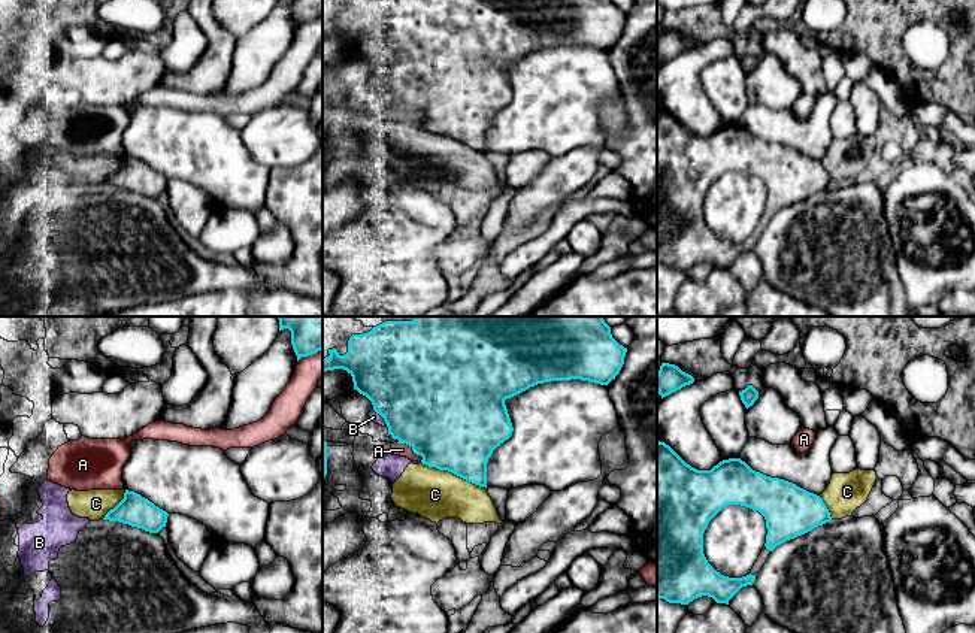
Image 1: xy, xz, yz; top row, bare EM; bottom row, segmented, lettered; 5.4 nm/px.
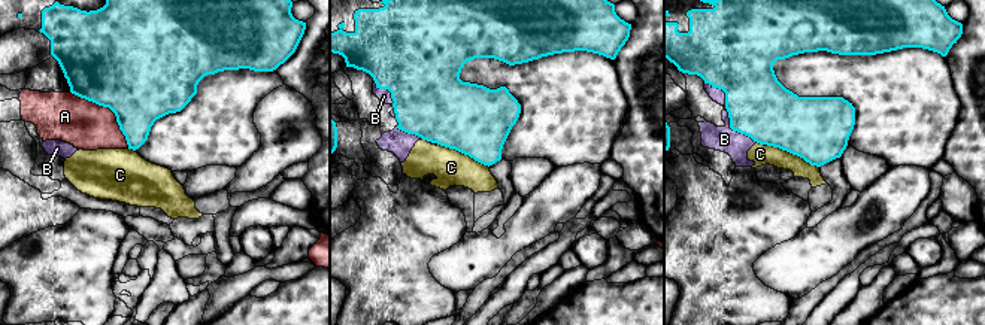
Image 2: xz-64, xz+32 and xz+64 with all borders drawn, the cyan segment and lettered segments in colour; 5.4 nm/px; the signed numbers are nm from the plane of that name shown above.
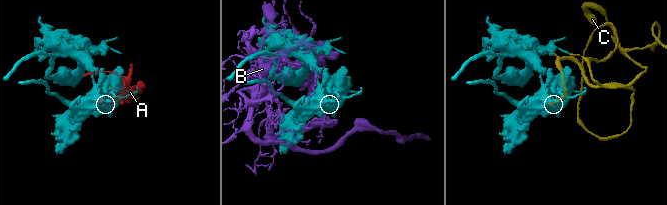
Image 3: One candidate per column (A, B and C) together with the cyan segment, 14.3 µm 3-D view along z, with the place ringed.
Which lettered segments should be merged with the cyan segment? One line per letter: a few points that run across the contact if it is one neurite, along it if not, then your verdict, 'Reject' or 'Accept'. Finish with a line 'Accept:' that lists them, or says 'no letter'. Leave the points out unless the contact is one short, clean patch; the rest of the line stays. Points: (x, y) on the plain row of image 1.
A: Reject
B: Reject
C: Line: xz (456, 93), (454, 139), (435, 160). Accept
Accept: C

